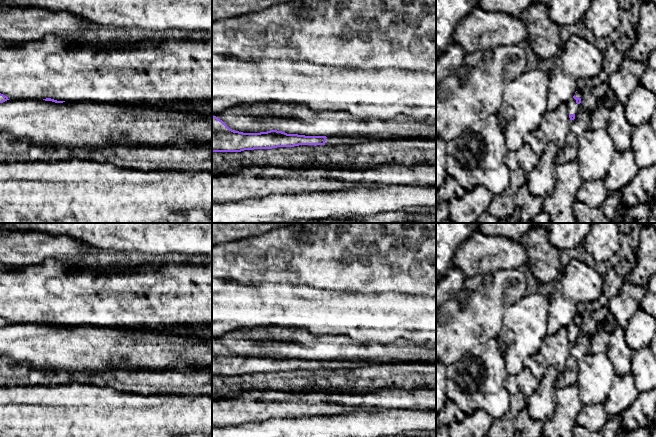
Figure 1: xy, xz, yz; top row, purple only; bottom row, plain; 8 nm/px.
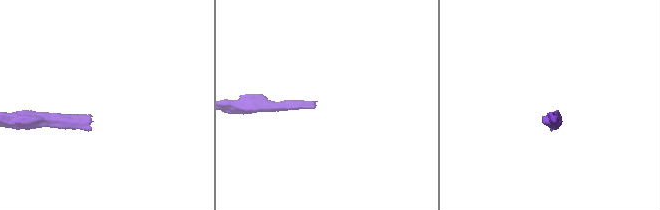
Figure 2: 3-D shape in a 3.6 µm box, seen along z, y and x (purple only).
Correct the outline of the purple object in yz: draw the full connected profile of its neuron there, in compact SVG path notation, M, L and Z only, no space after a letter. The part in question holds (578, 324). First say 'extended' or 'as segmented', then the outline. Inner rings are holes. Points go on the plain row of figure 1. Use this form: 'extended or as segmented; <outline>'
extended; M580 312L575 316L573 322L567 327L568 338L571 345L576 342L577 336L581 331L580 329L581 322L582 322L582 315Z

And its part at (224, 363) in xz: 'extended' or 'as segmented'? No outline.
extended

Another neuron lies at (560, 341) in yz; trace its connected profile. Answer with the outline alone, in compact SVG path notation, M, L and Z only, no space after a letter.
M561 327L555 334L547 335L534 359L539 364L554 367L559 373L568 369L570 342L567 327Z

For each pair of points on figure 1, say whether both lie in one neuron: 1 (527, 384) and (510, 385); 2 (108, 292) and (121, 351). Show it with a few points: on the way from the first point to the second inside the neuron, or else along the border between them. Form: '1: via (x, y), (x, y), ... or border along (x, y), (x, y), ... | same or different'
1: via (523, 383), (514, 384) | same
2: border along (139, 326), (111, 326), (109, 328) | different

